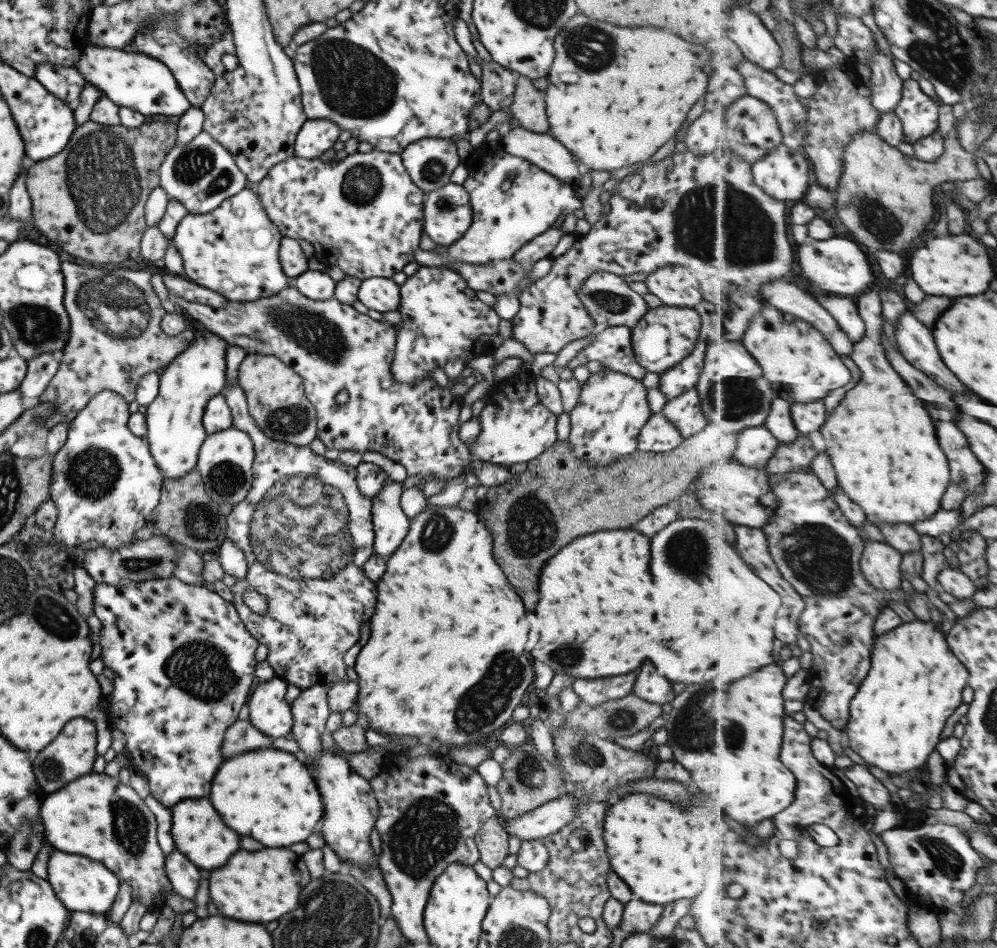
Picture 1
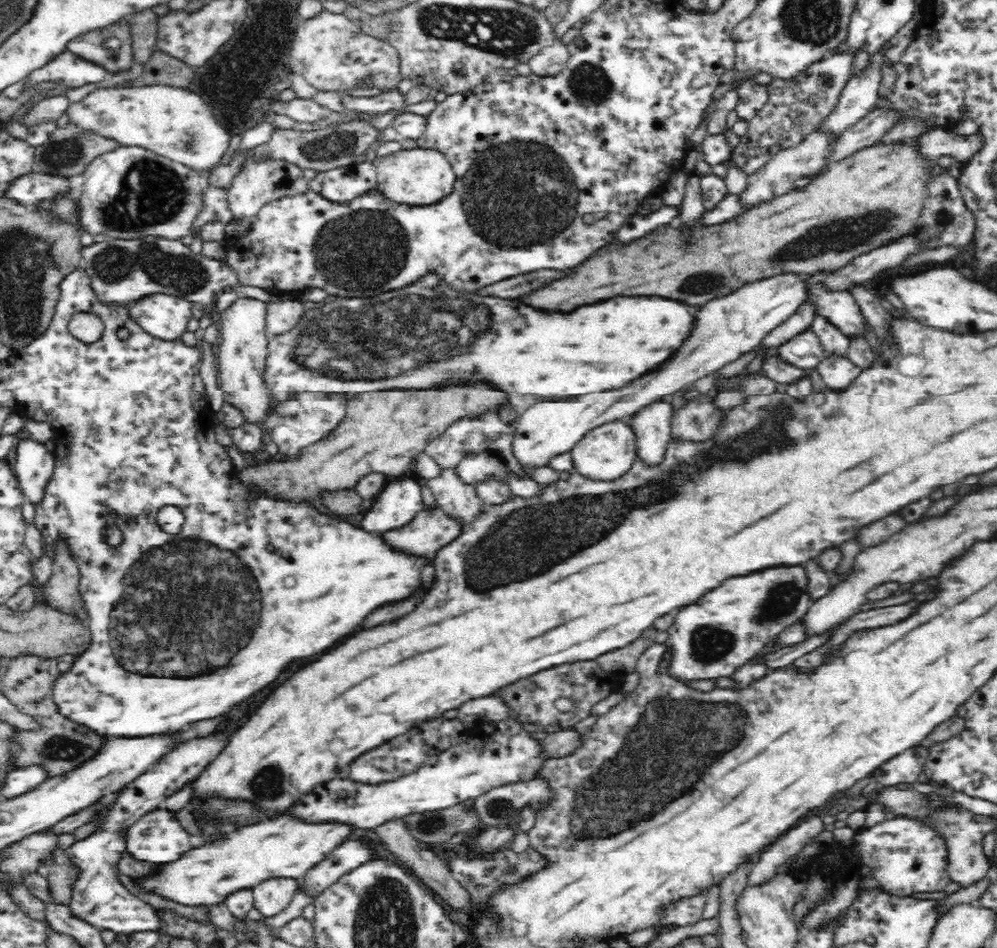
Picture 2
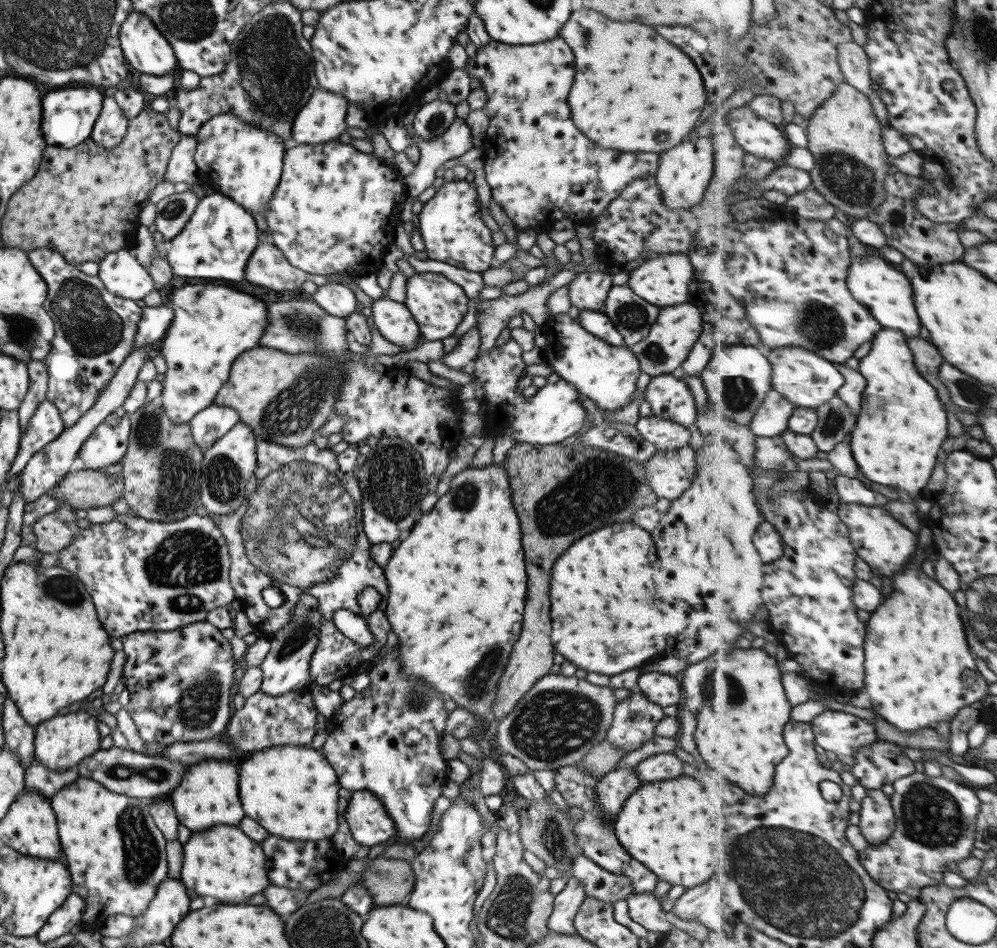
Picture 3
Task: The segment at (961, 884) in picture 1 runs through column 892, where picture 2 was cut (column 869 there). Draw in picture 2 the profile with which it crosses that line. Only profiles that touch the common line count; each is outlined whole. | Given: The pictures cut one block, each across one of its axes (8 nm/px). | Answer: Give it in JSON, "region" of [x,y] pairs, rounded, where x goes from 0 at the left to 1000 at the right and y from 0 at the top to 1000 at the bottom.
{"region":[[[899,862],[893,866],[887,866],[874,873],[866,873],[856,884],[855,891],[862,891],[865,895],[865,909],[875,914],[876,926],[881,929],[883,937],[893,944],[908,946],[921,941],[941,941],[945,940],[954,929],[950,920],[952,912],[952,902],[947,887],[943,885],[943,880],[933,872],[913,865],[909,862]]]}

